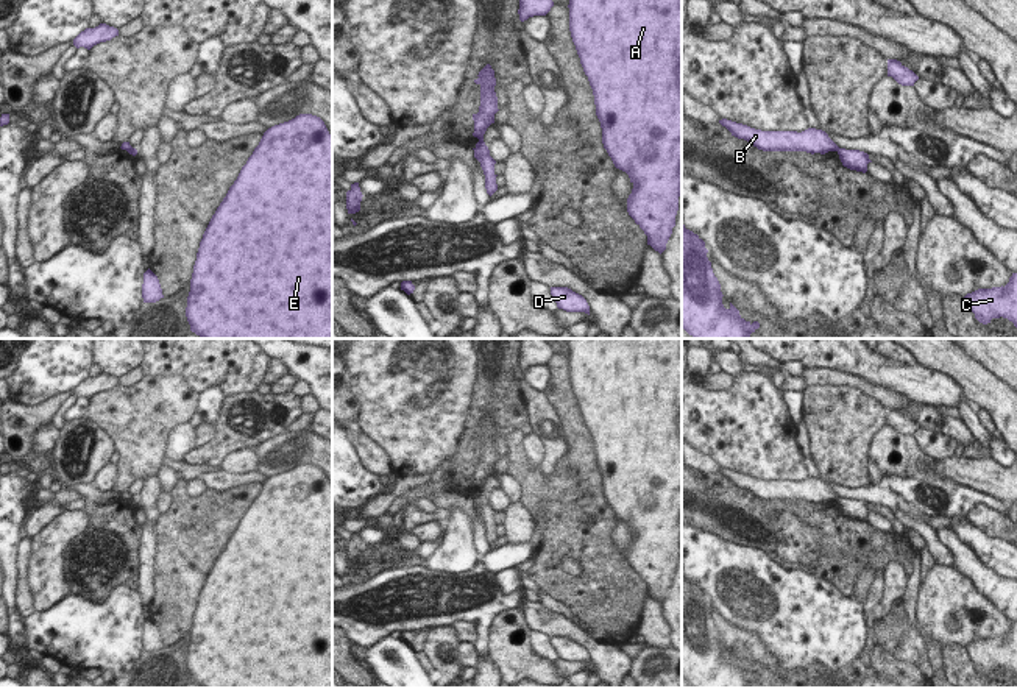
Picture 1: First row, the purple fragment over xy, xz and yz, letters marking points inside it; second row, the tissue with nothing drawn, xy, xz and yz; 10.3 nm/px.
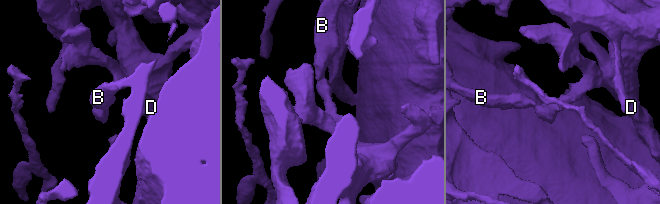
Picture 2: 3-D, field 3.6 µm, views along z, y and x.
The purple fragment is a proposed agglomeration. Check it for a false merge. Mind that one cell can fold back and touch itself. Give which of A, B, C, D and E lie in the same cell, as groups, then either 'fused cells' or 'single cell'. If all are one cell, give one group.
A C D E / B; fused cells

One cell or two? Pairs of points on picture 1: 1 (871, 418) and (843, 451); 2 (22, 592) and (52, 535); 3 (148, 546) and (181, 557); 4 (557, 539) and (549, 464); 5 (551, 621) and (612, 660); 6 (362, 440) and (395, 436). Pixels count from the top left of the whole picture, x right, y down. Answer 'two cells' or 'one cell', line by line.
1: one cell
2: two cells
3: two cells
4: two cells
5: one cell
6: two cells

